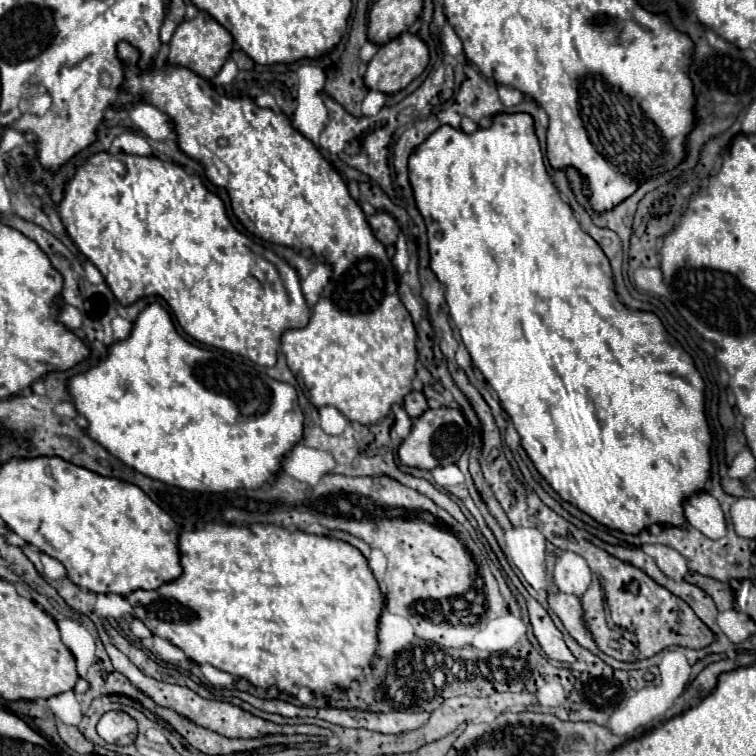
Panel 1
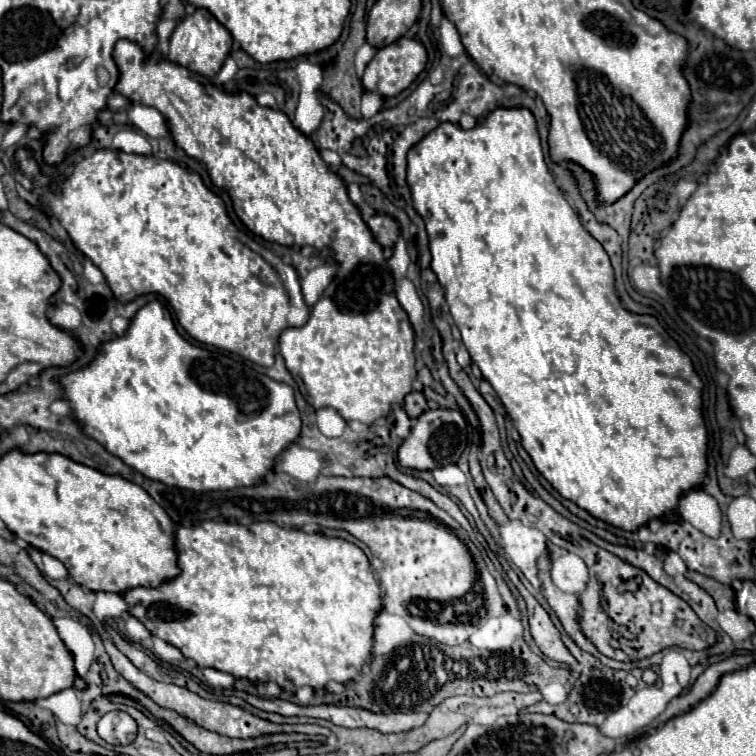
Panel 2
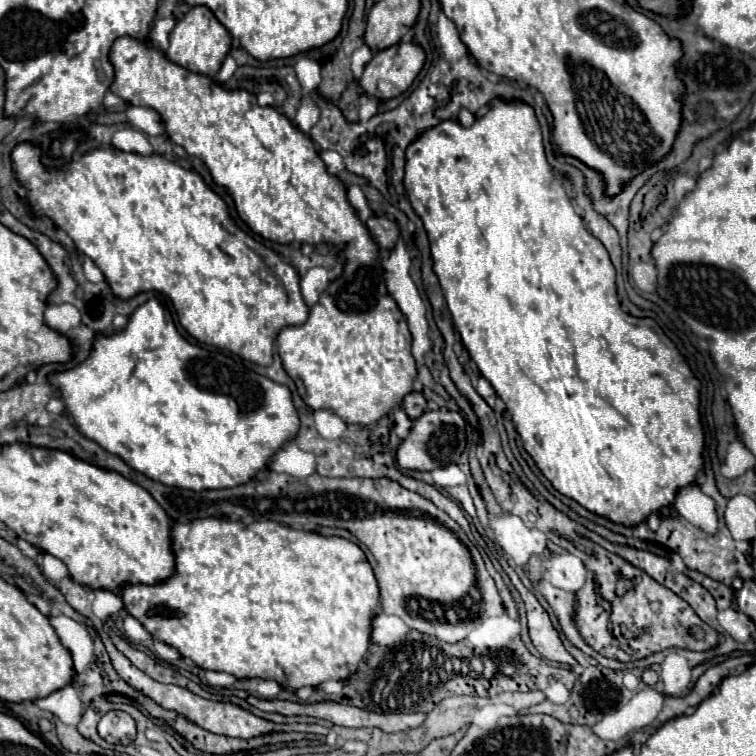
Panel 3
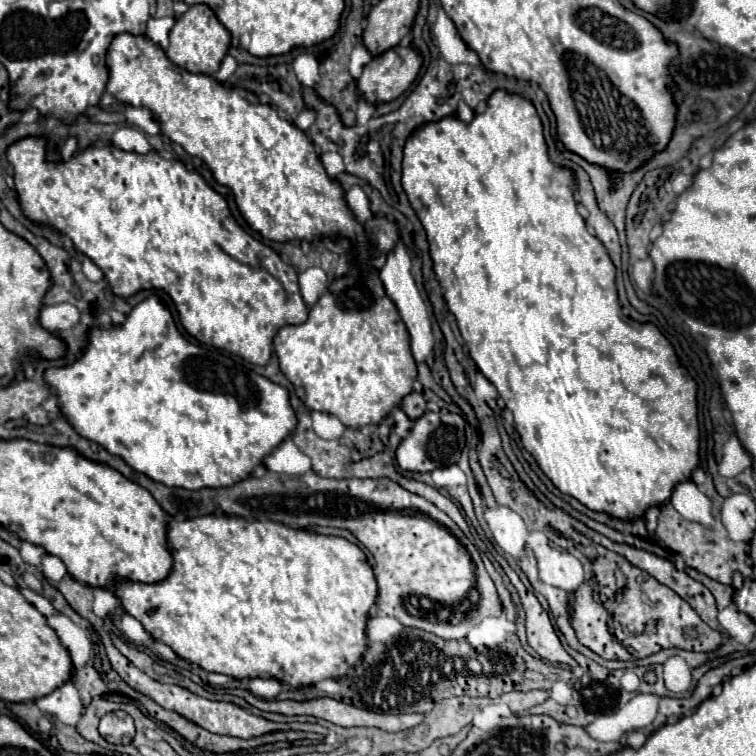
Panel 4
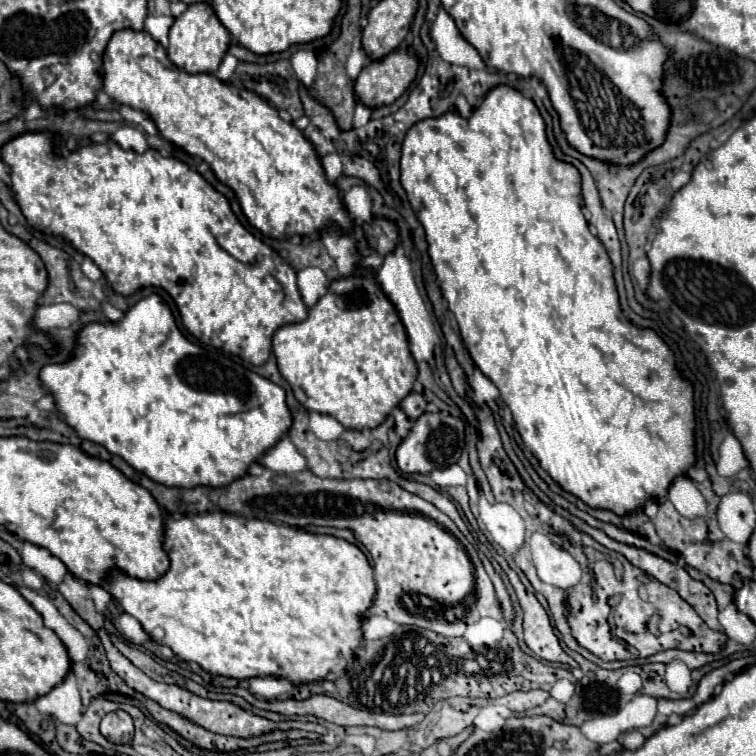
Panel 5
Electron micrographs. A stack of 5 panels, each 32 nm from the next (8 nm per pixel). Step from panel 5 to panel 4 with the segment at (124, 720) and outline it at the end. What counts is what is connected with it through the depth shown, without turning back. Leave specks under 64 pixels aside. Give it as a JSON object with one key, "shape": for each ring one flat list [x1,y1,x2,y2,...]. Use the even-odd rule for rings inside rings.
{"shape":[[122,710,108,712,100,720,100,728,98,730,100,730,100,736,106,742,110,742,110,744,130,744,134,740,134,734,136,734,132,716,128,716]]}

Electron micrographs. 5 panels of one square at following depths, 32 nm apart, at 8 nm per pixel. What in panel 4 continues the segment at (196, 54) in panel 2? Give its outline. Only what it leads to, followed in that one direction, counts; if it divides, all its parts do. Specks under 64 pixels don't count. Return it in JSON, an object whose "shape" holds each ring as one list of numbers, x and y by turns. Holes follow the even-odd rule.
{"shape":[[206,4,190,6,186,14,182,14,174,28,170,30,170,46,166,50,166,56,180,68,188,72,200,72,206,76,214,76,228,54,230,48,230,32,216,20,216,14]]}

